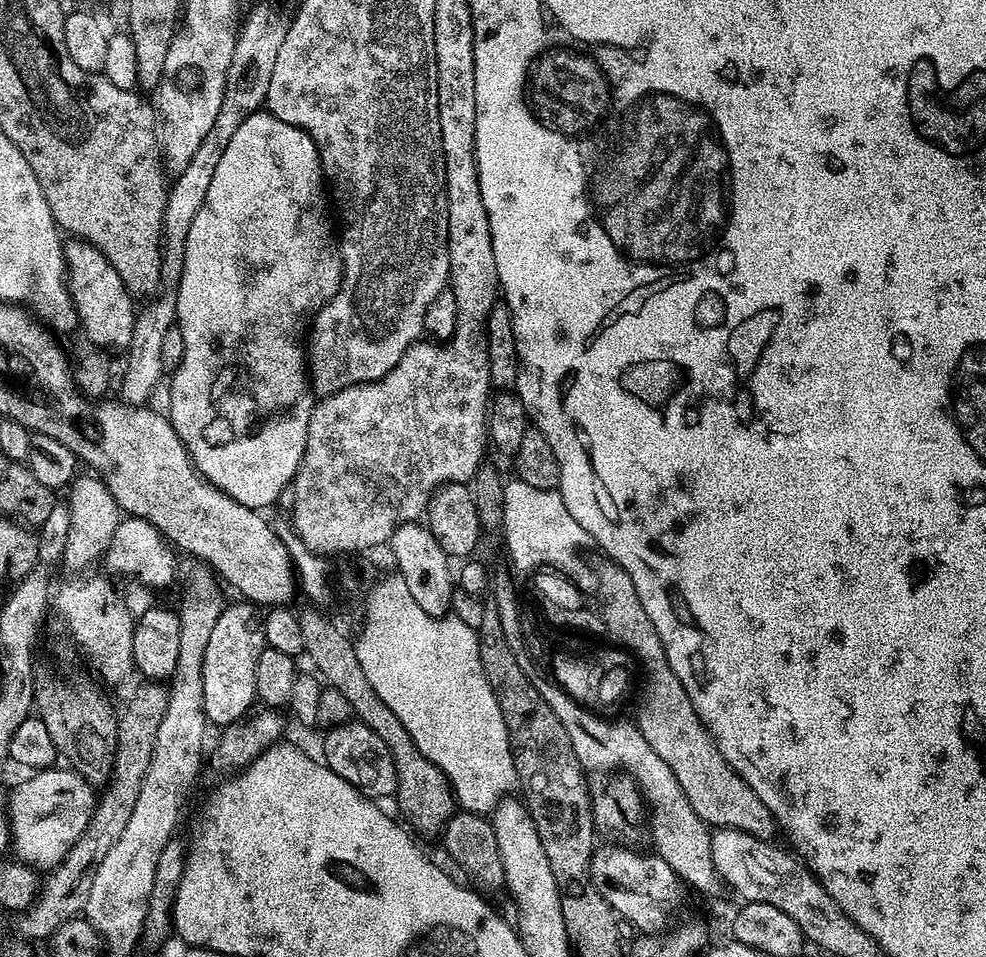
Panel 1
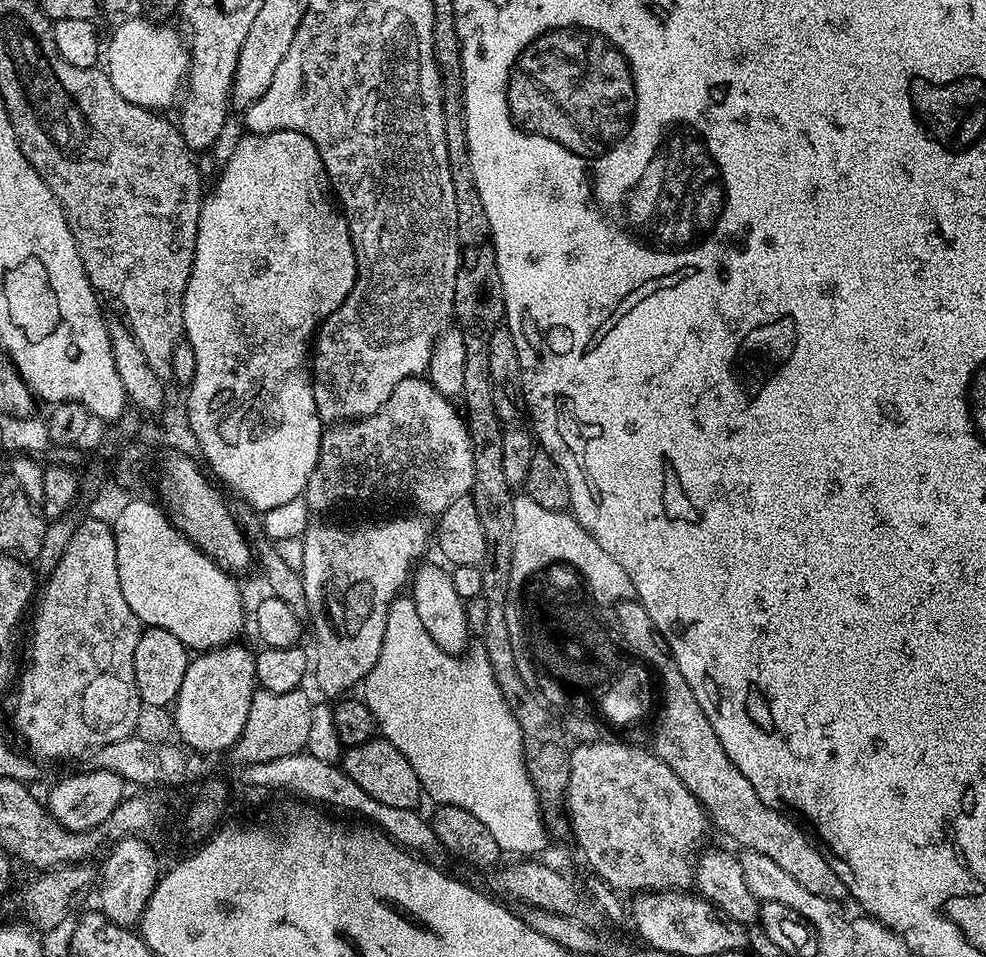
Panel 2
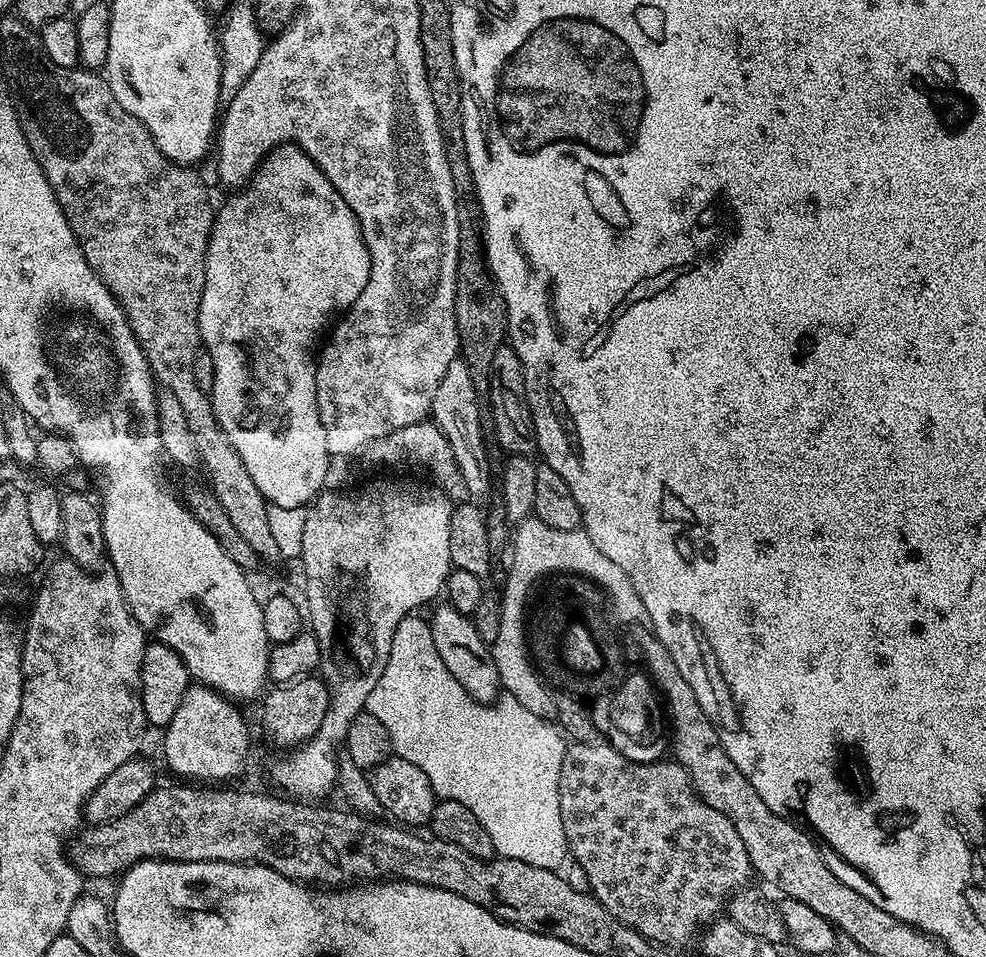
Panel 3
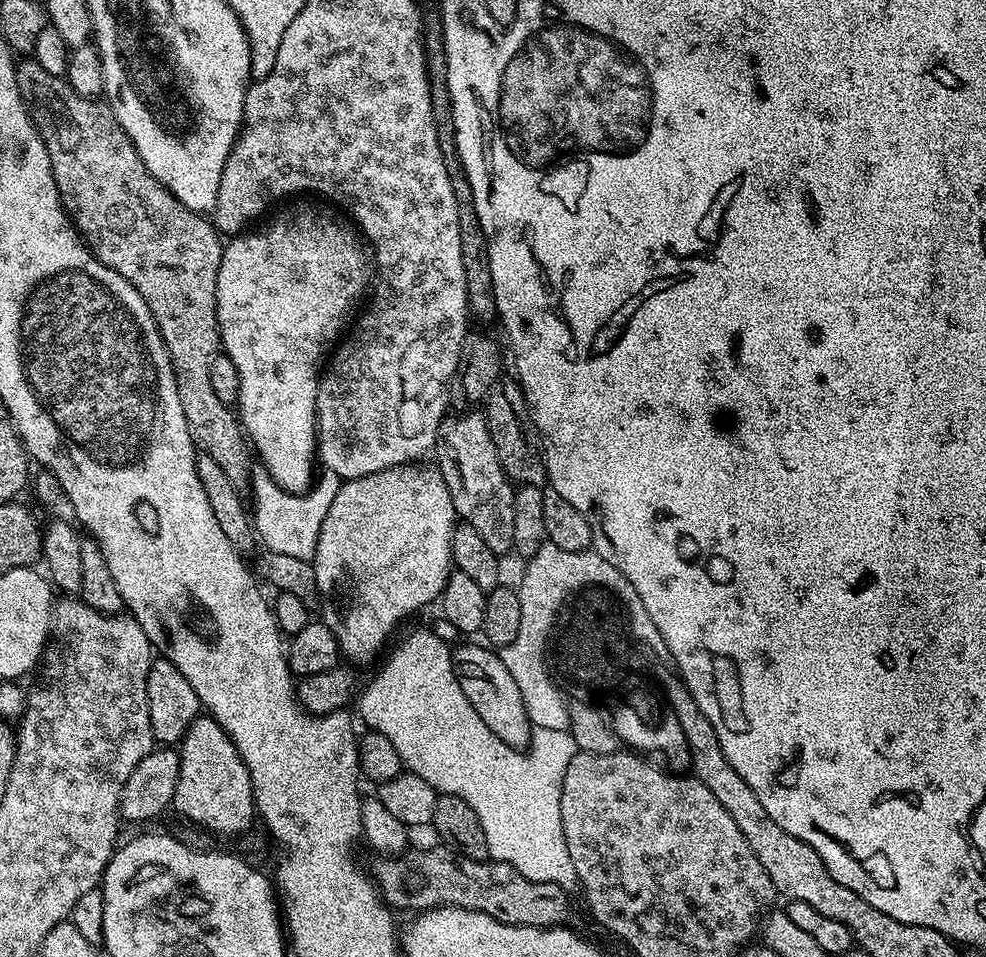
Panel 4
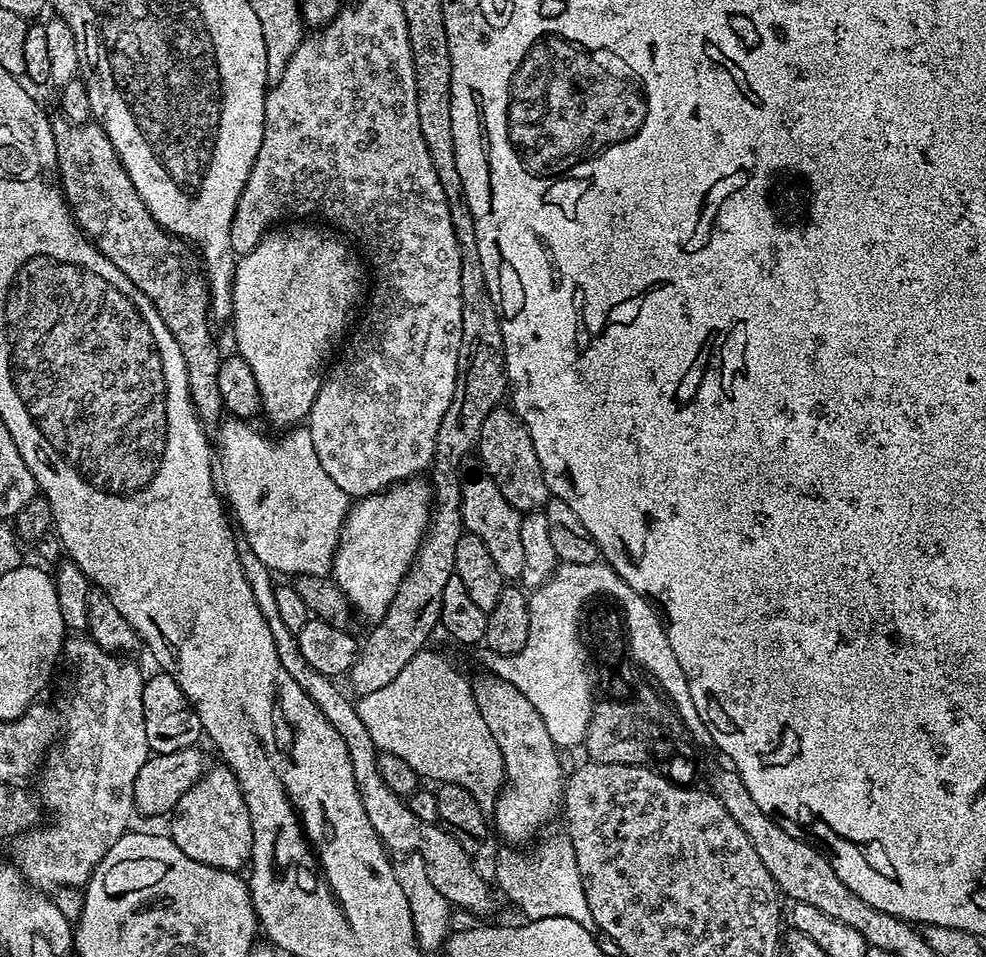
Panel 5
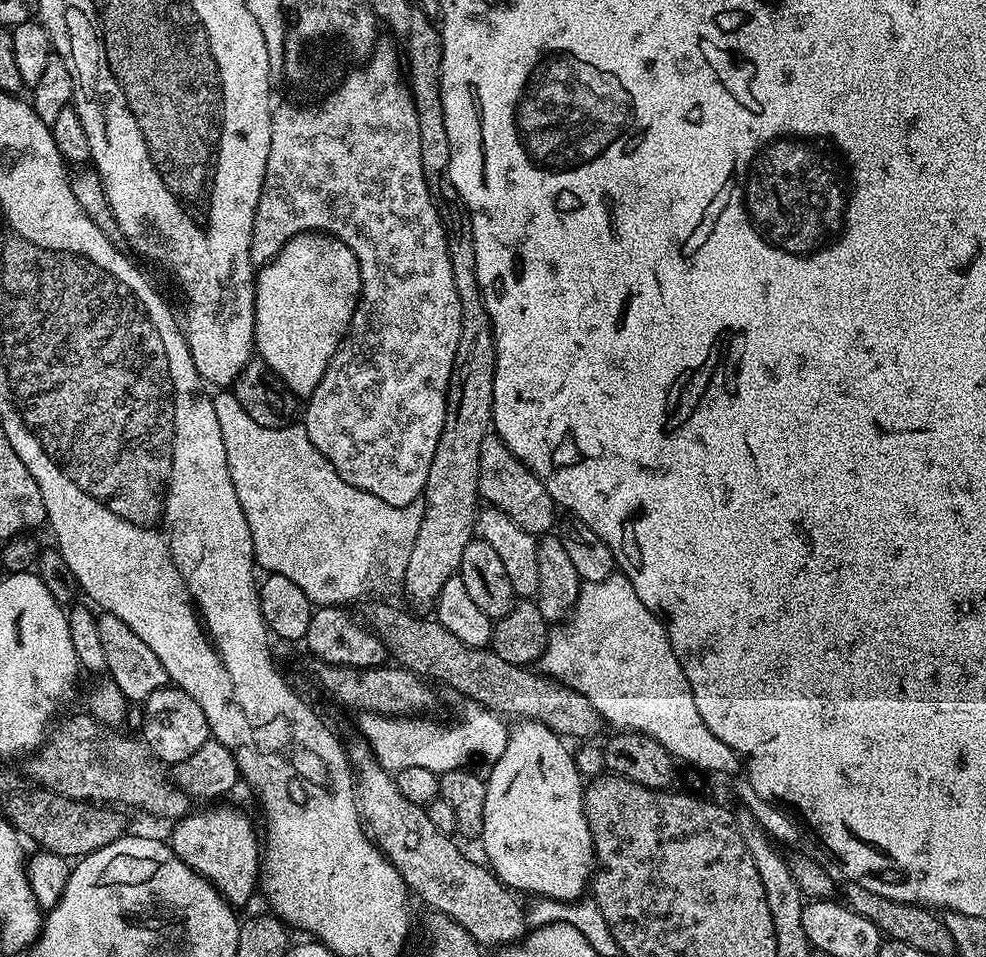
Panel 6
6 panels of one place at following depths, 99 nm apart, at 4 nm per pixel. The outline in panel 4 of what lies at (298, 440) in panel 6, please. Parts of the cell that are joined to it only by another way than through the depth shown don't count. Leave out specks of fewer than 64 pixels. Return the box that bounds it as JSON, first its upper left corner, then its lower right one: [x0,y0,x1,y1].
[250,466,342,561]

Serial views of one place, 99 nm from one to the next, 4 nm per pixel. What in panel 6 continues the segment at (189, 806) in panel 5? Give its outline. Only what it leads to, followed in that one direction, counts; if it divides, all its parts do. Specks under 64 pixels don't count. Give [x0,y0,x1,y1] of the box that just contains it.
[170,806,262,906]

